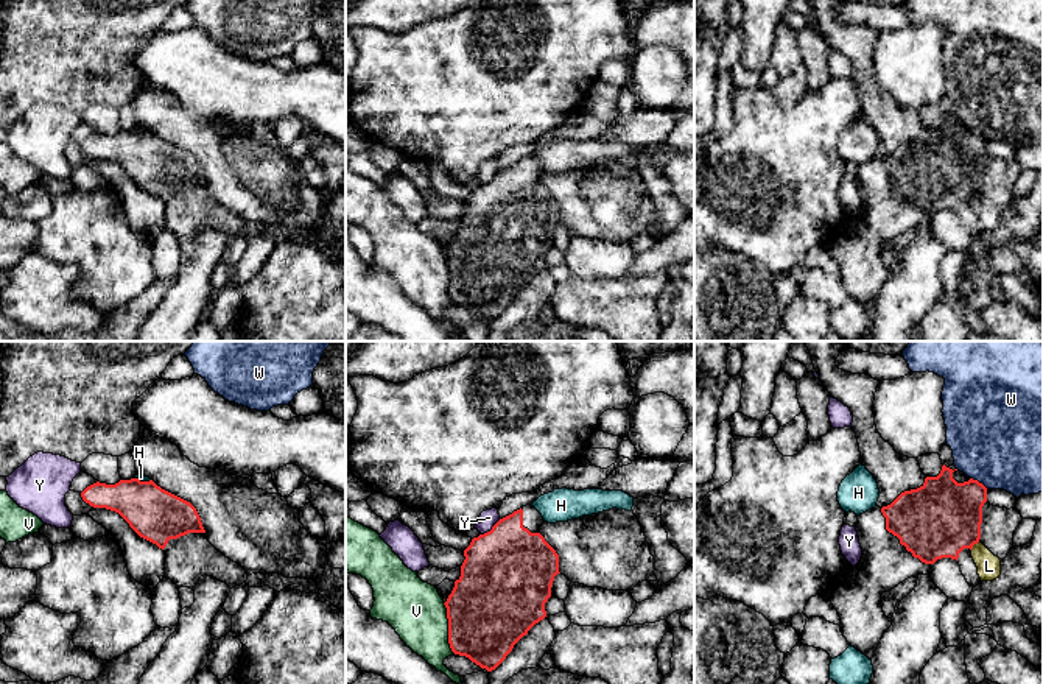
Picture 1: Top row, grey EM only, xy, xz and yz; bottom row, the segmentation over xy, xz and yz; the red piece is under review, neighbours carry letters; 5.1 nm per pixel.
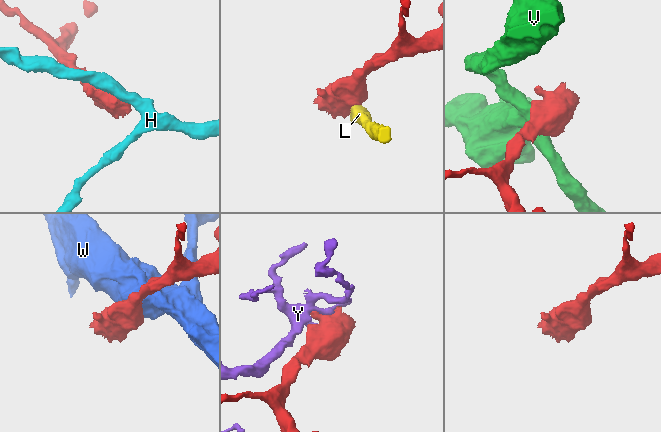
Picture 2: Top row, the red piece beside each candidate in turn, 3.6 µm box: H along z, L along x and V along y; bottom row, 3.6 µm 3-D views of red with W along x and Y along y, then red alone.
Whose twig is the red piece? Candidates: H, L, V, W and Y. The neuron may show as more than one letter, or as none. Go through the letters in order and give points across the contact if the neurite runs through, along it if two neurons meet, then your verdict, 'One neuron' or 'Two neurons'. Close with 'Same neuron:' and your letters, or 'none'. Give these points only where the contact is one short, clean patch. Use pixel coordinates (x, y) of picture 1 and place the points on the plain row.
H: Boundary: xy (134, 128), (150, 131). Two neurons
L: Boundary: yz (978, 192), (970, 200). Two neurons
V: Two neurons
W: Two neurons
Y: Two neurons
Same neuron: none

